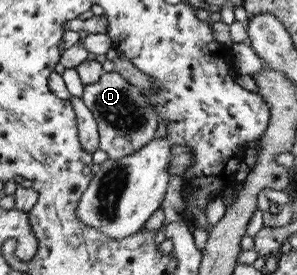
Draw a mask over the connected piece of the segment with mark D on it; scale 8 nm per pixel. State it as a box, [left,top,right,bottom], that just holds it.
[81,71,159,159]

